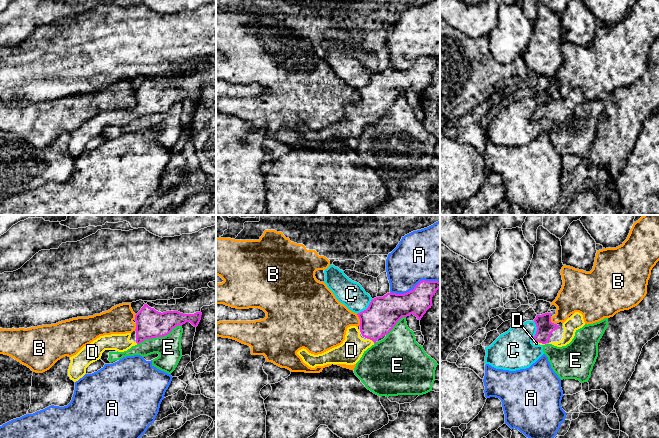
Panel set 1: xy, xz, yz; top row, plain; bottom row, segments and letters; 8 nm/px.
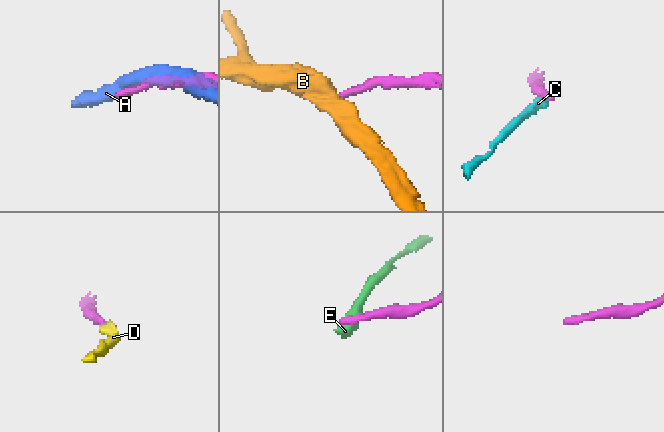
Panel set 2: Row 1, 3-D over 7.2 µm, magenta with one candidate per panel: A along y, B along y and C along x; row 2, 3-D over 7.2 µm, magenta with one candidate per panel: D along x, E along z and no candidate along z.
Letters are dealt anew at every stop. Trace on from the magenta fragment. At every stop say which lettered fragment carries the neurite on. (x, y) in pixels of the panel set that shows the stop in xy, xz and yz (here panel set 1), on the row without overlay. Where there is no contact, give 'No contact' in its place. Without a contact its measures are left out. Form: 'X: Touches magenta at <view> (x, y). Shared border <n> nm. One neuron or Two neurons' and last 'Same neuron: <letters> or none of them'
A: Touches magenta at xz (414, 63). Shared border 400 nm. Two neurons
B: Touches magenta at xz (360, 96). Shared border 100 nm. Two neurons
C: Touches magenta at yz (536, 108). Shared border 180 nm. Two neurons
D: Touches magenta at xz (371, 115). Shared border 70 nm. One neuron
E: Touches magenta at xy (159, 112). Shared border 400 nm. Two neurons
Same neuron: D

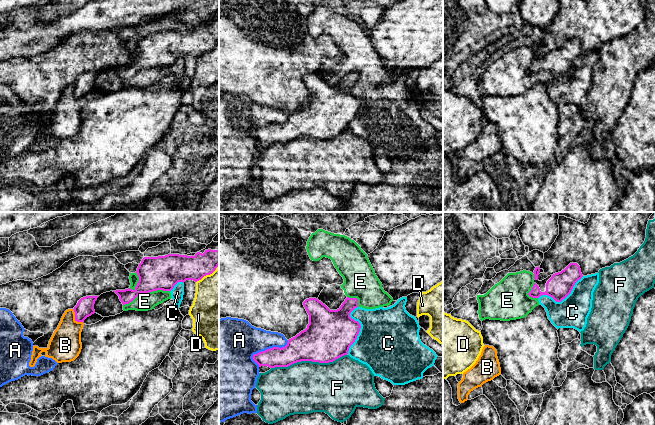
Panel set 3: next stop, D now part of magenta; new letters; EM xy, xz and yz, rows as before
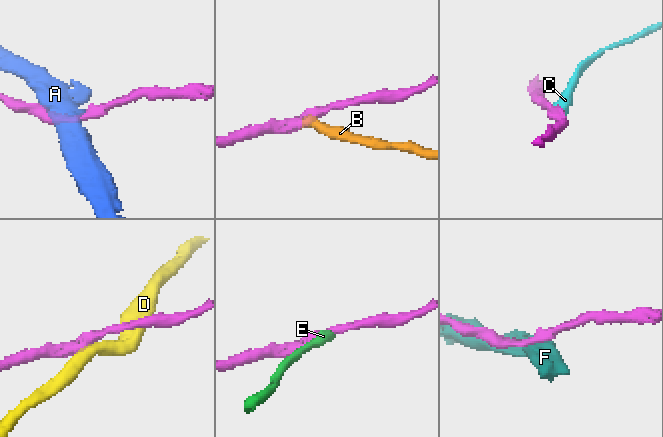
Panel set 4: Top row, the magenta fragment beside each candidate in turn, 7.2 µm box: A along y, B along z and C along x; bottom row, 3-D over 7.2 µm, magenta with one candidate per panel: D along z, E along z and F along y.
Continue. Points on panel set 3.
A: Touches magenta at xz (270, 124). Shared border 340 nm. Two neurons
B: Touches magenta at xy (75, 94). Shared border 150 nm. Two neurons
C: Touches magenta at xz (359, 105). Shared border 400 nm. Two neurons
D: Touches magenta at xy (208, 50). Shared border 240 nm. Two neurons
E: Touches magenta at xy (146, 68). Shared border 400 nm. Two neurons
F: Touches magenta at xz (308, 136). Shared border 600 nm. Two neurons
Same neuron: none of them

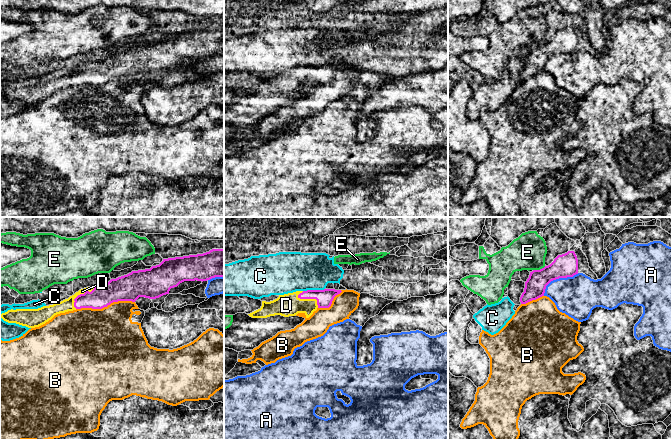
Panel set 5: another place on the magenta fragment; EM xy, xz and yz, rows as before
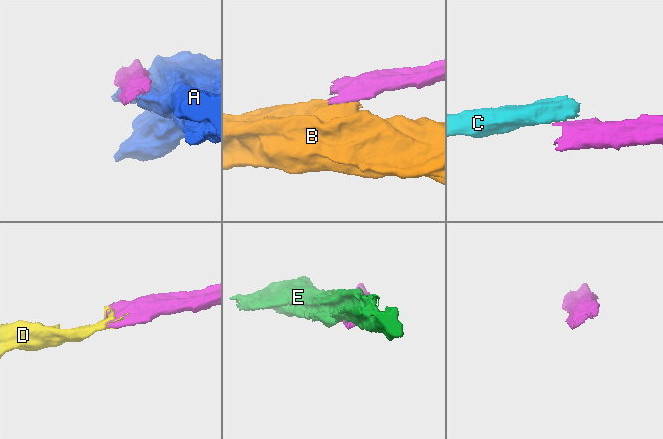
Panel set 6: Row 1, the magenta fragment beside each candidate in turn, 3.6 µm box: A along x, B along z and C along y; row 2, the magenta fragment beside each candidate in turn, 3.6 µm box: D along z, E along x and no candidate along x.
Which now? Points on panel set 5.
A: Touches magenta at yz (557, 54). Shared border 340 nm. Two neurons
B: Touches magenta at xy (105, 82). Shared border 480 nm. Two neurons
C: Touches magenta at xz (313, 66). Shared border 180 nm. Two neurons
D: Touches magenta at xz (310, 74). Shared border 200 nm. One neuron
E: Touches magenta at yz (540, 45). Shared border 110 nm. Two neurons
Same neuron: D

